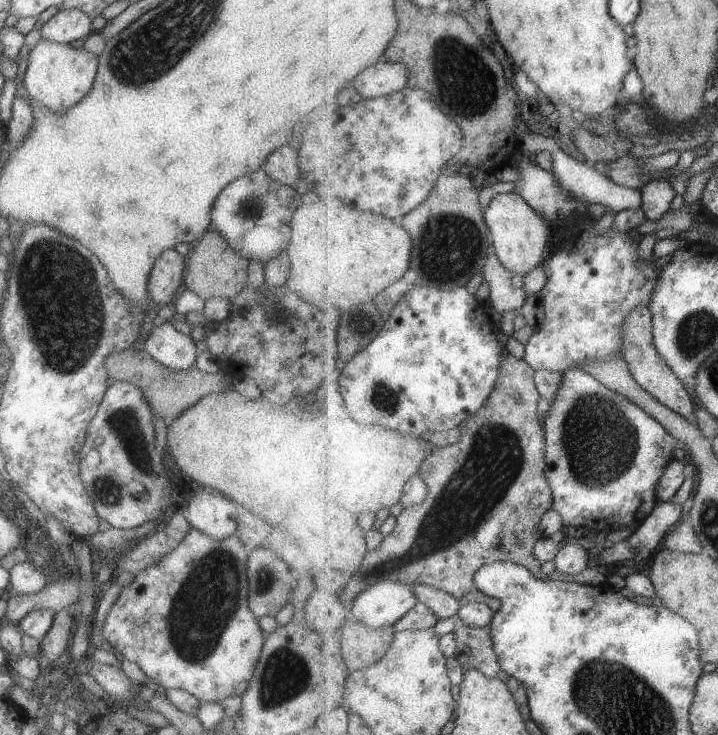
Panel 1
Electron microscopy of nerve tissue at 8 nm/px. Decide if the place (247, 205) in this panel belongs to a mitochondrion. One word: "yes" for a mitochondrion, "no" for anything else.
yes

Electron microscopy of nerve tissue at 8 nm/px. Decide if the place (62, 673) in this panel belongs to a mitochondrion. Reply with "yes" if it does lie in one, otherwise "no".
no

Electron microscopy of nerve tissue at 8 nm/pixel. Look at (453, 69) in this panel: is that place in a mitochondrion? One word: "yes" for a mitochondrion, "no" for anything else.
yes

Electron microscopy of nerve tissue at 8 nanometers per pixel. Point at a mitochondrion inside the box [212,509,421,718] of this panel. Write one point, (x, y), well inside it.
(285, 674)

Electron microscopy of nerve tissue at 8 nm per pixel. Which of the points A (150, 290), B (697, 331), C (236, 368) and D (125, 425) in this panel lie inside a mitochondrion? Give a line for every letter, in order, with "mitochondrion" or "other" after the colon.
A: other
B: mitochondrion
C: other
D: mitochondrion

